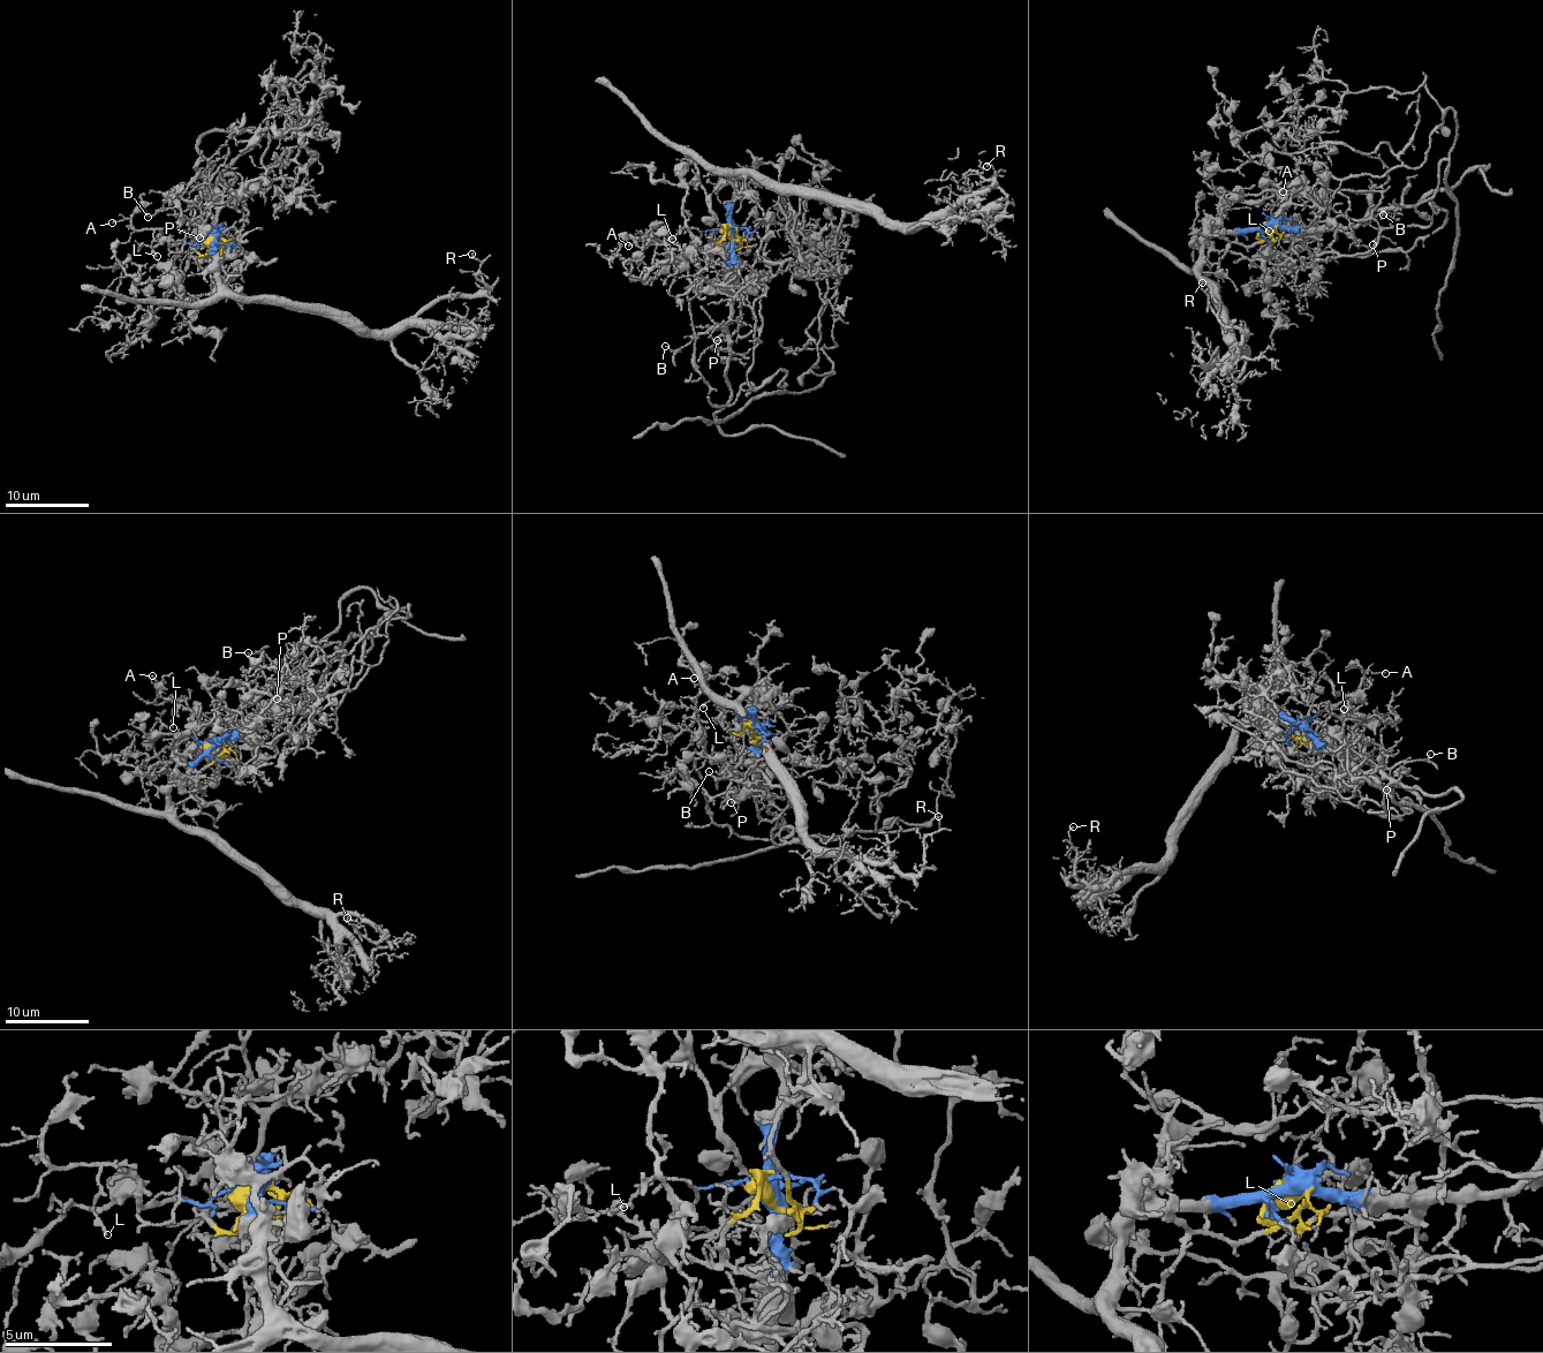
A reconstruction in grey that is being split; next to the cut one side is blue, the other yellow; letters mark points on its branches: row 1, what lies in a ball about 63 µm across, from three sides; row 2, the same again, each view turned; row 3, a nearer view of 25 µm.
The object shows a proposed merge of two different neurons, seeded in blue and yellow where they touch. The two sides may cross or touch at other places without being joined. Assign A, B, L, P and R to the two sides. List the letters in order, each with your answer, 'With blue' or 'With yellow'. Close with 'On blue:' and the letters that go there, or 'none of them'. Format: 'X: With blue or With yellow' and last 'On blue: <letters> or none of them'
A: With yellow
B: With blue
L: With yellow
P: With blue
R: With blue
On blue: B, P, R

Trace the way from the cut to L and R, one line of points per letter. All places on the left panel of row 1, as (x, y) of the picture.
L: (213, 241), (211, 250), (205, 255), (157, 229), (151, 248), (157, 257)
R: (213, 239), (218, 278), (233, 293), (345, 311), (372, 331), (398, 331), (441, 299), (489, 289), (470, 254)

